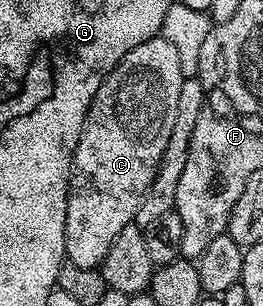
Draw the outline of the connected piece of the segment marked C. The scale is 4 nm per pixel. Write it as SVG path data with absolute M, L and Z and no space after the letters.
M158 36L139 44L135 48L131 48L131 52L127 52L127 56L123 56L121 63L103 80L99 92L95 92L95 100L91 100L91 108L83 120L83 132L79 136L79 144L73 153L73 169L69 176L69 195L67 196L65 257L68 261L74 262L79 268L98 269L102 260L107 256L111 244L115 244L115 236L119 236L119 232L123 232L123 228L134 225L133 217L135 212L139 212L139 204L143 204L143 196L147 192L147 188L151 188L151 184L155 180L157 169L163 160L163 152L167 152L167 140L171 140L171 128L175 128L175 116L179 112L179 88L183 88L185 80L185 76L180 72L179 54L176 52L174 45L162 36Z

